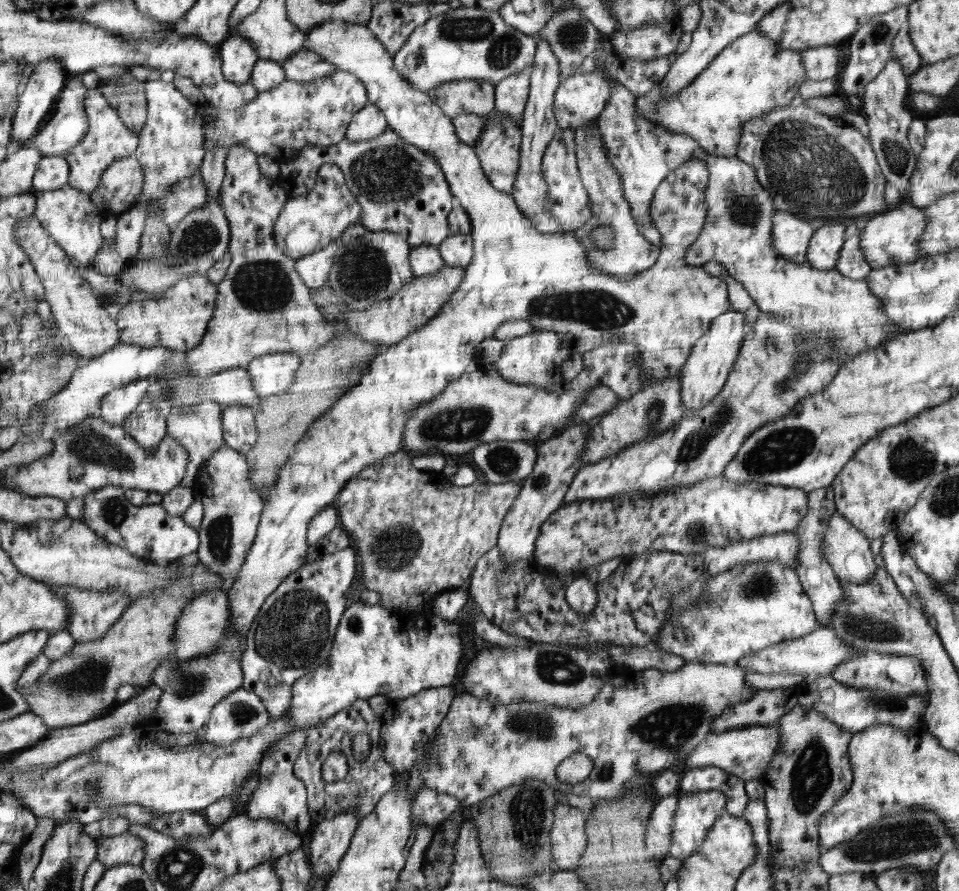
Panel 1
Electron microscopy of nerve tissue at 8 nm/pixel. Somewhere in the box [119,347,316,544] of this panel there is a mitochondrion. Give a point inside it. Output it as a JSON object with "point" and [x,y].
{"point":[175,375]}

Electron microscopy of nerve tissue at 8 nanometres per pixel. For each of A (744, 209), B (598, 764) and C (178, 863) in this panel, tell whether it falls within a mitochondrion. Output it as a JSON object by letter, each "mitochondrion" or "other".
{"A":"mitochondrion","B":"other","C":"mitochondrion"}

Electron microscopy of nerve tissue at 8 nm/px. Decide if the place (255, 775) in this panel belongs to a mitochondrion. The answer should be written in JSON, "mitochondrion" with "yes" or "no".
{"mitochondrion":"no"}

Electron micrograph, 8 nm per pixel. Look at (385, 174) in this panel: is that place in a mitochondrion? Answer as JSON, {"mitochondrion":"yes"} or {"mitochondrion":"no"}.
{"mitochondrion":"yes"}

